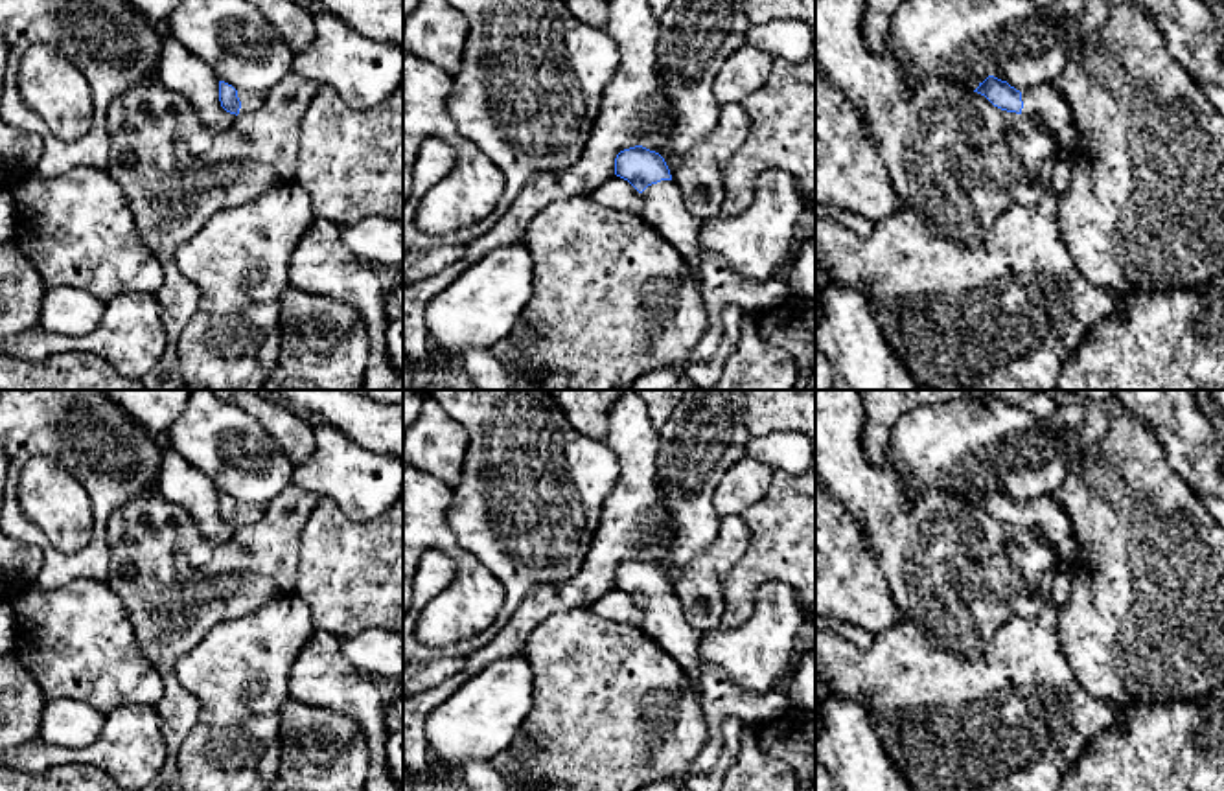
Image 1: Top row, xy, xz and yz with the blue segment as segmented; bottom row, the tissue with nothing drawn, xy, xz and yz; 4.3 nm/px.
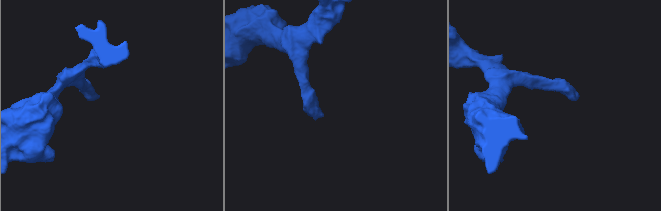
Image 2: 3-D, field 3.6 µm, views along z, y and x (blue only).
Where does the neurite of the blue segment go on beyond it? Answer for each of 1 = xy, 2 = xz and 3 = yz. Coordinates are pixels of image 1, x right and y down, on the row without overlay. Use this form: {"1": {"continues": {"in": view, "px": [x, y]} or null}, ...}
{"1": {"continues": {"in": "xy", "px": [249, 512]}}, "2": {"continues": {"in": "xz", "px": [663, 620]}}, "3": {"continues": {"in": "yz", "px": [1044, 515]}}}

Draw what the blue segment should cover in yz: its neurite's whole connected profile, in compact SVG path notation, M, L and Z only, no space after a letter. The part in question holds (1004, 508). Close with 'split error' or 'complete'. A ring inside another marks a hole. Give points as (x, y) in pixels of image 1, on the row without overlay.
M988 487L974 504L1001 522L1025 526L1044 537L1064 568L1079 559L1080 546L1069 515L1055 497L1034 497L1020 504L1007 493Z; split error

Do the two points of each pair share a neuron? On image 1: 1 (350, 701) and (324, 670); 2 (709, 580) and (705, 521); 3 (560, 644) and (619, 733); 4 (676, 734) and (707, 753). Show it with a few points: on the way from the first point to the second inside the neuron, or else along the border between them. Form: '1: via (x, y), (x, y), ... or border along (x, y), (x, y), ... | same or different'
1: via (345, 694), (328, 677) | same
2: border along (722, 517), (716, 538), (696, 558) | different
3: via (582, 664), (602, 690), (612, 710) | same
4: border along (704, 707), (705, 744), (685, 771) | different

